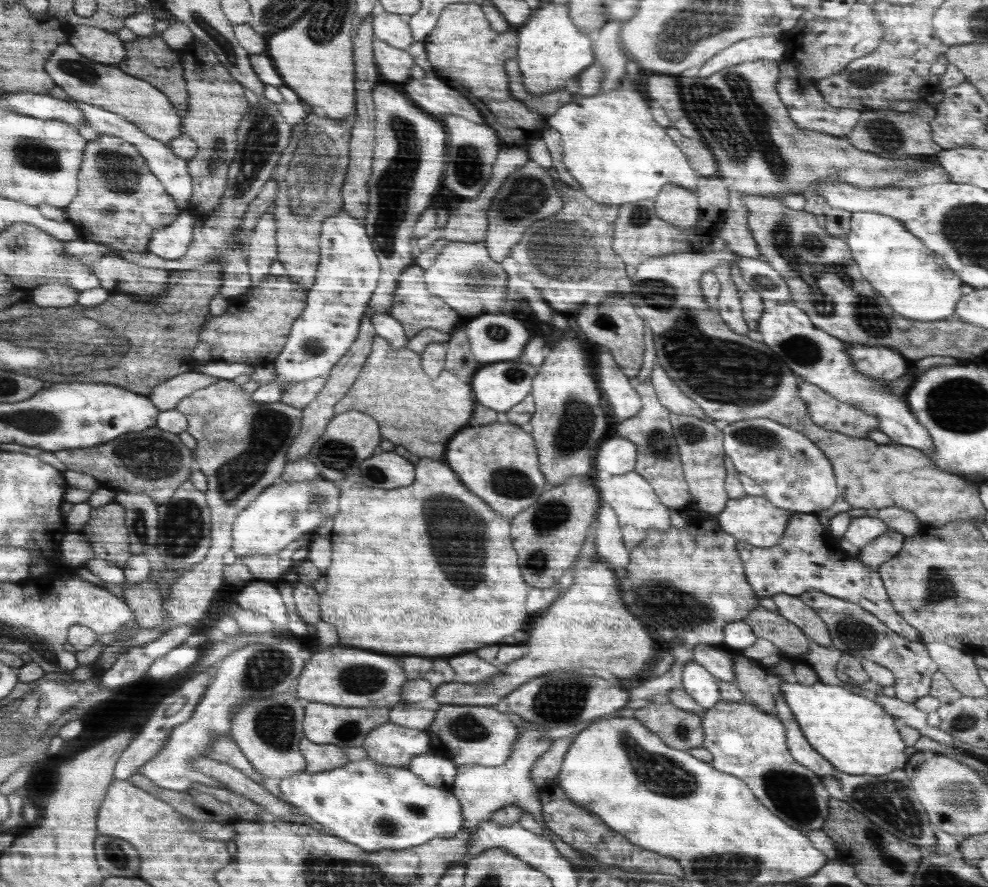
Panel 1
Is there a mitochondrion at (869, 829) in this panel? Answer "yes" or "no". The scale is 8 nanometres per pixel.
yes

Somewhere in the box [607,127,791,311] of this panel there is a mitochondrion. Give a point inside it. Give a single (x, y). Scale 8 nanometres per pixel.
(639, 216)

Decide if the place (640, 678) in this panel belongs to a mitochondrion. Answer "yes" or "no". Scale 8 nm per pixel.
no

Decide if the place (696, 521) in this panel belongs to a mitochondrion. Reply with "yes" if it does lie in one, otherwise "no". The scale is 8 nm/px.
no

